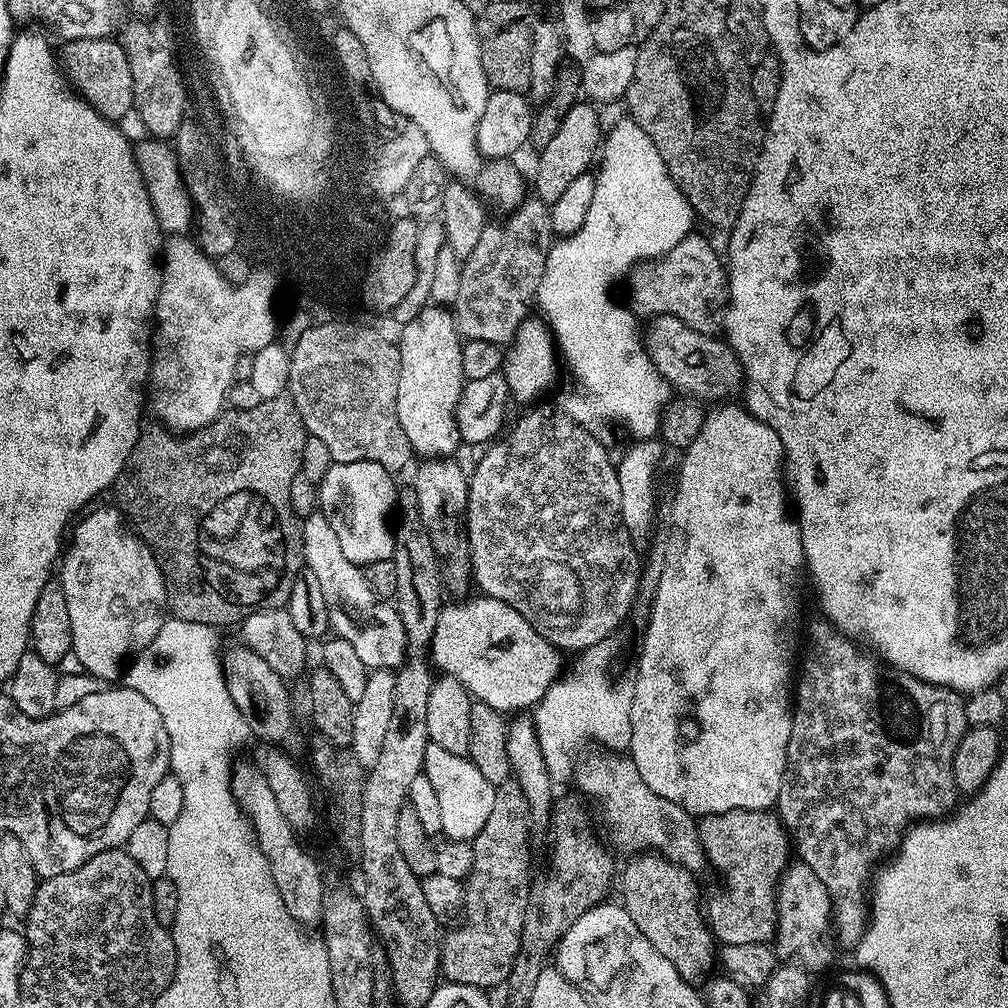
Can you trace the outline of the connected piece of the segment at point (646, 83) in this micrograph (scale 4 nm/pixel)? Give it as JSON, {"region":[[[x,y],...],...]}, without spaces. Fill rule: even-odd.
{"region":[[[663,16],[647,40],[639,45],[636,61],[634,62],[634,78],[630,78],[630,86],[626,90],[624,100],[626,105],[628,104],[627,115],[638,127],[646,130],[650,142],[654,142],[658,154],[662,154],[664,165],[668,167],[668,173],[680,185],[685,199],[688,200],[688,205],[692,207],[693,213],[699,219],[701,216],[712,228],[731,230],[736,224],[736,219],[742,210],[746,194],[752,185],[752,176],[756,172],[756,163],[760,161],[760,152],[764,148],[766,124],[762,116],[760,120],[759,114],[761,115],[761,113],[758,111],[755,98],[752,97],[750,65],[744,56],[736,56],[736,47],[732,48],[732,44],[728,44],[728,36],[720,36],[720,40],[712,40],[712,32],[696,32],[696,24],[688,24],[688,28],[685,28],[684,24],[680,24],[680,20],[676,20],[676,16],[672,16],[671,19]]]}

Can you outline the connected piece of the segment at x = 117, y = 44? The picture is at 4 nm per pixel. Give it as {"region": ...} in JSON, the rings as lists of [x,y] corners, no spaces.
{"region":[[[119,39],[70,40],[67,41],[66,48],[68,48],[66,75],[72,87],[88,101],[95,112],[100,112],[106,120],[120,122],[127,112],[133,111],[134,78],[130,78],[130,62]]]}

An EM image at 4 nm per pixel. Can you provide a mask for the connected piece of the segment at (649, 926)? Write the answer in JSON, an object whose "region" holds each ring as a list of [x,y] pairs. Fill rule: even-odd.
{"region":[[[640,852],[634,855],[620,872],[618,892],[620,888],[620,903],[623,905],[634,926],[638,927],[646,940],[662,957],[670,960],[670,964],[678,970],[678,974],[689,983],[695,983],[710,966],[713,958],[712,944],[714,937],[707,925],[702,910],[698,908],[696,900],[696,882],[685,865],[679,865],[668,857],[655,852]]]}

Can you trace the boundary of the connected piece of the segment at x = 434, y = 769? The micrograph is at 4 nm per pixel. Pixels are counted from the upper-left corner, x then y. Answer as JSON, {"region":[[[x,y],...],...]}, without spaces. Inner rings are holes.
{"region":[[[431,742],[424,755],[423,775],[428,777],[430,786],[434,786],[434,791],[438,794],[438,802],[442,809],[443,835],[450,840],[475,840],[482,826],[486,826],[490,810],[494,810],[494,785],[482,778],[478,766],[474,766],[471,760],[450,754],[442,750],[442,746]]]}

